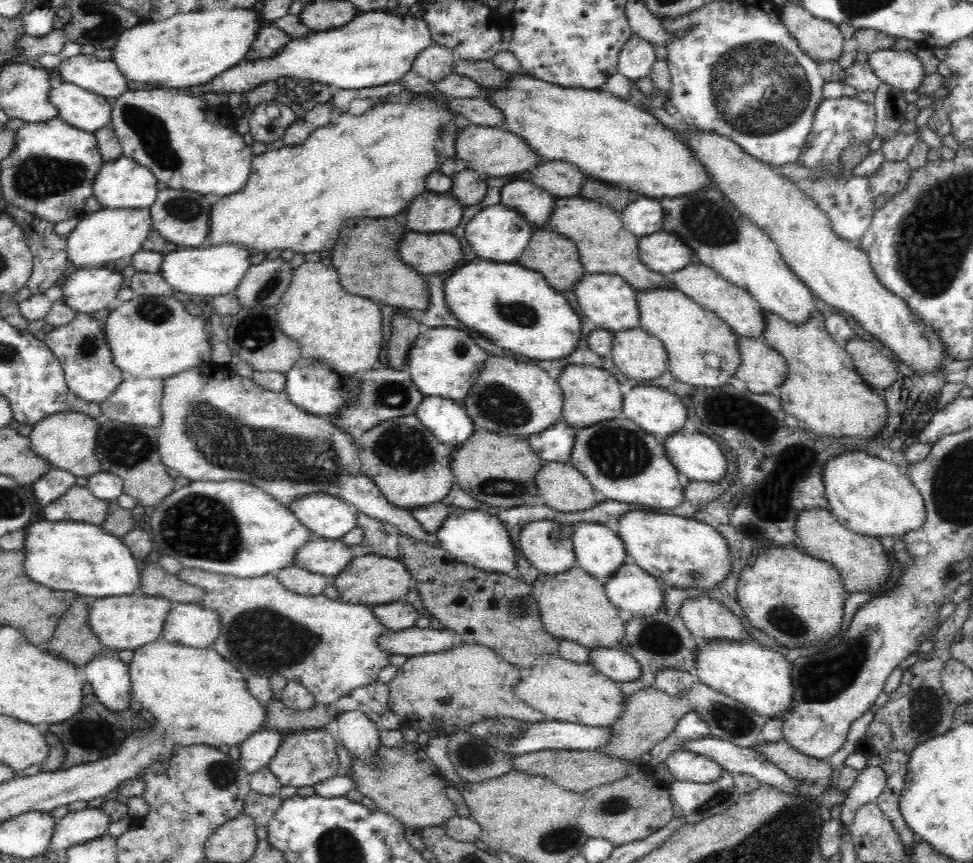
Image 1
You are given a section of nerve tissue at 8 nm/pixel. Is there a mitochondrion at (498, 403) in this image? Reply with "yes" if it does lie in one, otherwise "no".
yes

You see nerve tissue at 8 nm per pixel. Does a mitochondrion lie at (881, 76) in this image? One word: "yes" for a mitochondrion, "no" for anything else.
no

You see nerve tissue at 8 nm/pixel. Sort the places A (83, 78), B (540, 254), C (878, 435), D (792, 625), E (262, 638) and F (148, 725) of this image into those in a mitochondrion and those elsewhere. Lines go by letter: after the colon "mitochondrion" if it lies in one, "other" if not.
A: other
B: other
C: other
D: mitochondrion
E: mitochondrion
F: other

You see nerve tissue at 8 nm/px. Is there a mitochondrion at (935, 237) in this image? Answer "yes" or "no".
yes

